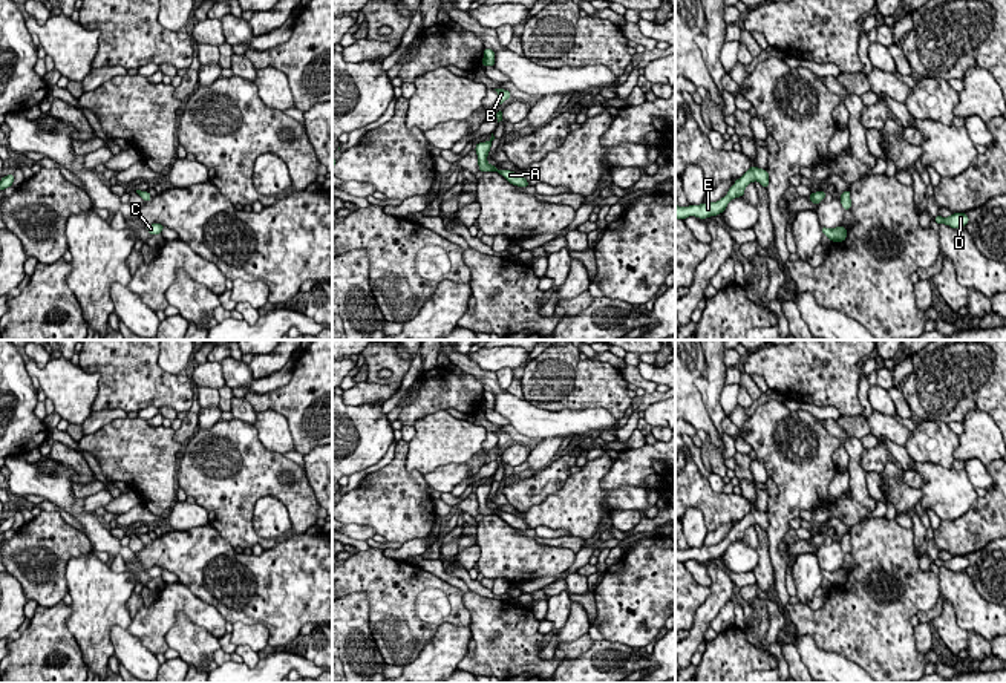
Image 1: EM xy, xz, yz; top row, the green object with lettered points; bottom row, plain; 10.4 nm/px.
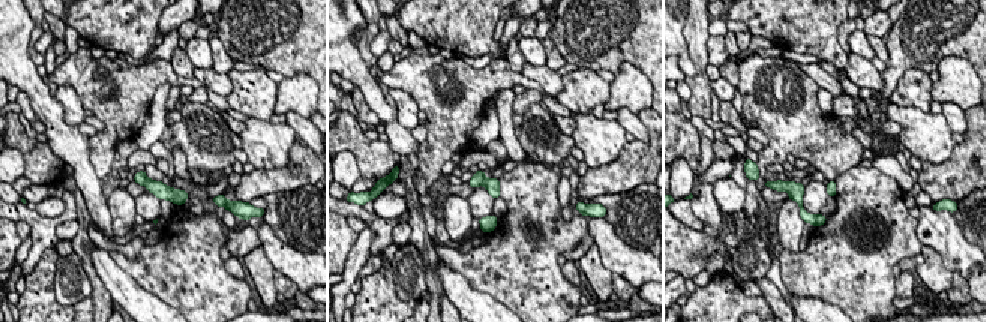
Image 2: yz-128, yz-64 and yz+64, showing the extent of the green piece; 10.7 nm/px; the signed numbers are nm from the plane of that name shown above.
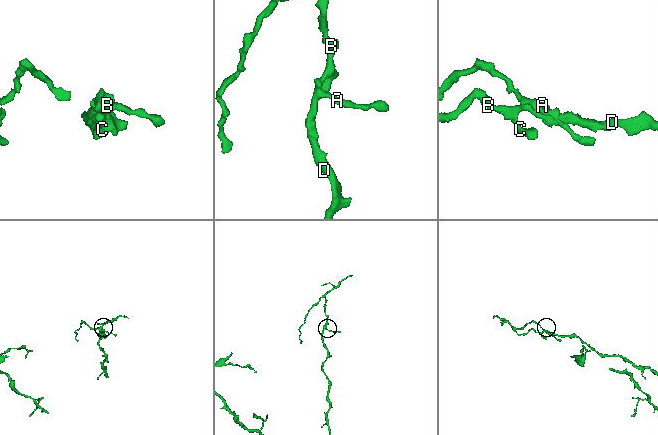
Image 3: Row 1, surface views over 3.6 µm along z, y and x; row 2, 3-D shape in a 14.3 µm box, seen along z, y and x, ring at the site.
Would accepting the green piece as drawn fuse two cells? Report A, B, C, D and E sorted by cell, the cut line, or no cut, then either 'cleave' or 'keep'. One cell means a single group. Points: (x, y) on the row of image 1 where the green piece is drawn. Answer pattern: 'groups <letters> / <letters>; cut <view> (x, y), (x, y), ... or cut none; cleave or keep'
groups A B C D E; cut none; keep

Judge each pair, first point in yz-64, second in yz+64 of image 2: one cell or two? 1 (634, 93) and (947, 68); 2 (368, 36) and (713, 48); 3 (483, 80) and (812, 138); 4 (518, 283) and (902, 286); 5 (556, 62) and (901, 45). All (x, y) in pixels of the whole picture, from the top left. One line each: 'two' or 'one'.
1: one
2: two
3: one
4: two
5: two

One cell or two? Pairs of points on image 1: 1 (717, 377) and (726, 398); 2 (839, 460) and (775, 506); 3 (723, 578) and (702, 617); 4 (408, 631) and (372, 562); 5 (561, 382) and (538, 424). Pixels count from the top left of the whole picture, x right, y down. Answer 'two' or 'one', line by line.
1: two
2: two
3: one
4: one
5: two

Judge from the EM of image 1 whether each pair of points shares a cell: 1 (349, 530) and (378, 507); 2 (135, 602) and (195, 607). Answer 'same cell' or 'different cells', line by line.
1: different cells
2: different cells

